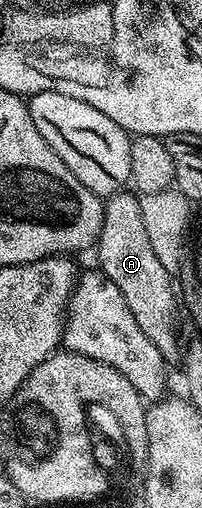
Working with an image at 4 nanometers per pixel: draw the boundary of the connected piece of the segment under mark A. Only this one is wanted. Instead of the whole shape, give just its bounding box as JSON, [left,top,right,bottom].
[95,190,179,362]

